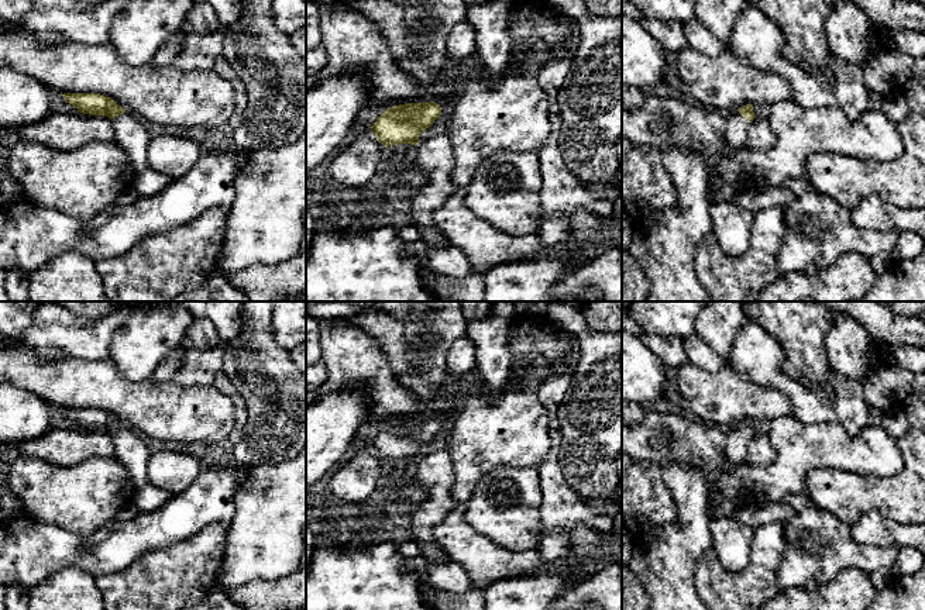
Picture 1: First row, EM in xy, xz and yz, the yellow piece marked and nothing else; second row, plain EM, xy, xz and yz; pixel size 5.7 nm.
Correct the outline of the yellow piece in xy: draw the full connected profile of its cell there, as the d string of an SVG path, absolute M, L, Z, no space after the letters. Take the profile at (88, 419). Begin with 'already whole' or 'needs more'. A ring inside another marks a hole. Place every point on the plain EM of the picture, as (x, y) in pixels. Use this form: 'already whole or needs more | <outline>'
needs more | M63 409L61 411L66 418L75 421L78 428L109 432L113 440L114 456L128 469L135 489L140 490L149 485L148 461L151 452L131 428L100 409Z

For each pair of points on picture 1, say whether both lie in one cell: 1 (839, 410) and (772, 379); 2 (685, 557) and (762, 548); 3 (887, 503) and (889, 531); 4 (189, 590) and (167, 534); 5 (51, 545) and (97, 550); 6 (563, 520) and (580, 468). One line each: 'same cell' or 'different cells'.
1: same cell
2: different cells
3: different cells
4: different cells
5: same cell
6: different cells

